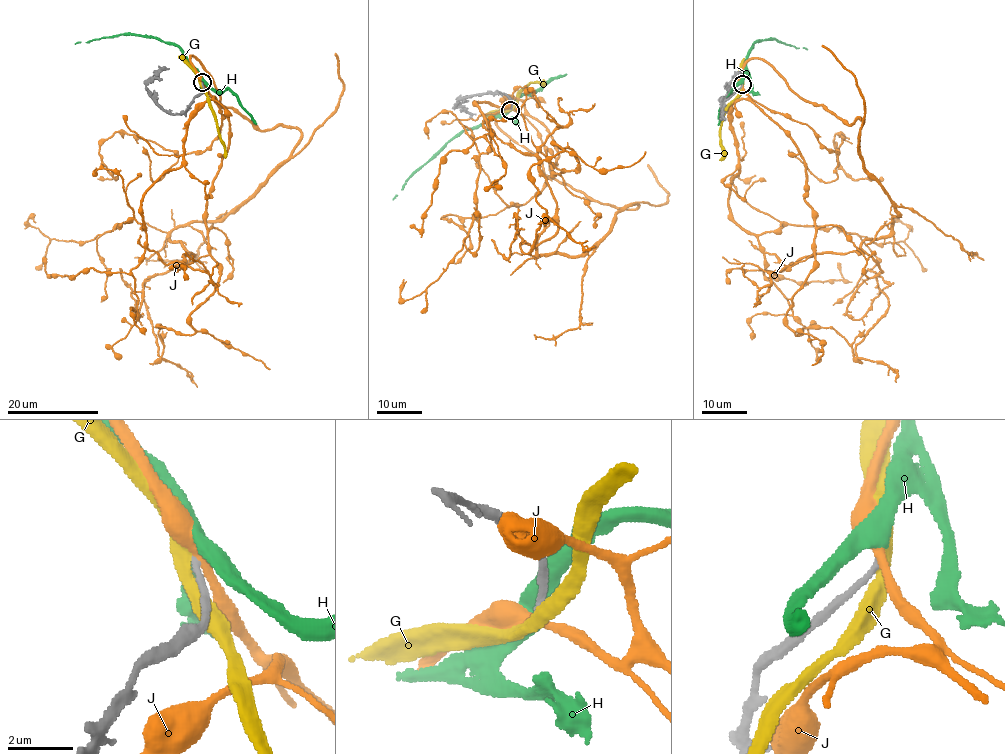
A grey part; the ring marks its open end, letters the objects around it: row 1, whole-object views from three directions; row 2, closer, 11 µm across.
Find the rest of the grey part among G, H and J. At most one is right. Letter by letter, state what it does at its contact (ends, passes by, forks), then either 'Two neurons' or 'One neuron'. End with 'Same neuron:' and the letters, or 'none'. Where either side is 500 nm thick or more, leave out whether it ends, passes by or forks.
G: It passes by. Two neurons
H: It passes by. One neuron
J: It passes by. Two neurons
Same neuron: H

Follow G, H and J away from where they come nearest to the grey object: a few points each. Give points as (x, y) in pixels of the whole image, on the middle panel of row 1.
G: (510, 109), (526, 87), (533, 83), (543, 83), (543, 80)
H: (509, 109), (456, 135), (405, 181), (392, 200)
J: (511, 109), (553, 138), (563, 170), (537, 157), (558, 229), (534, 246), (515, 214), (508, 257), (491, 239)

